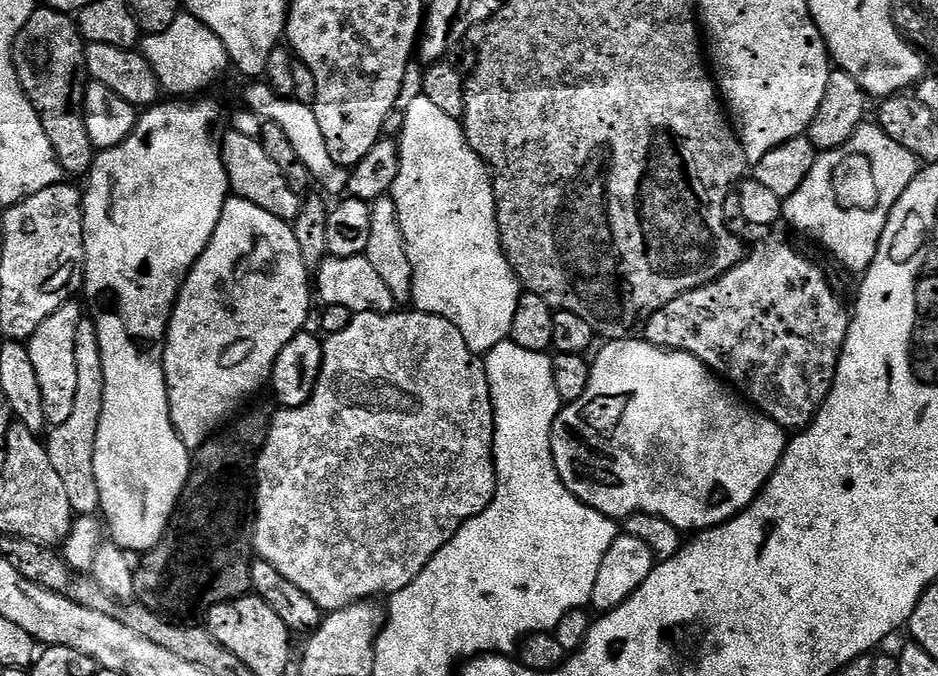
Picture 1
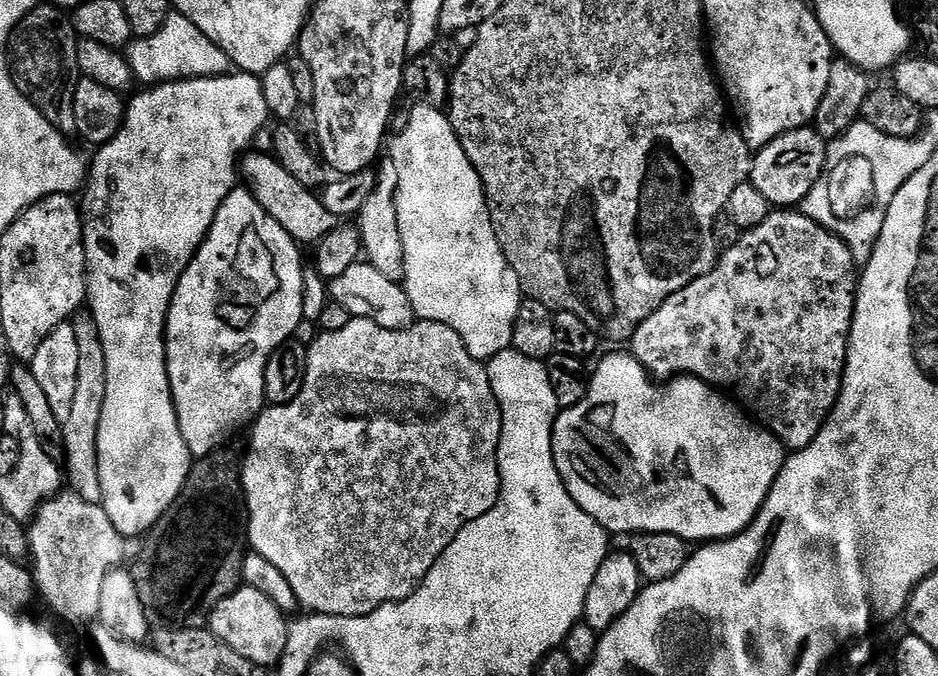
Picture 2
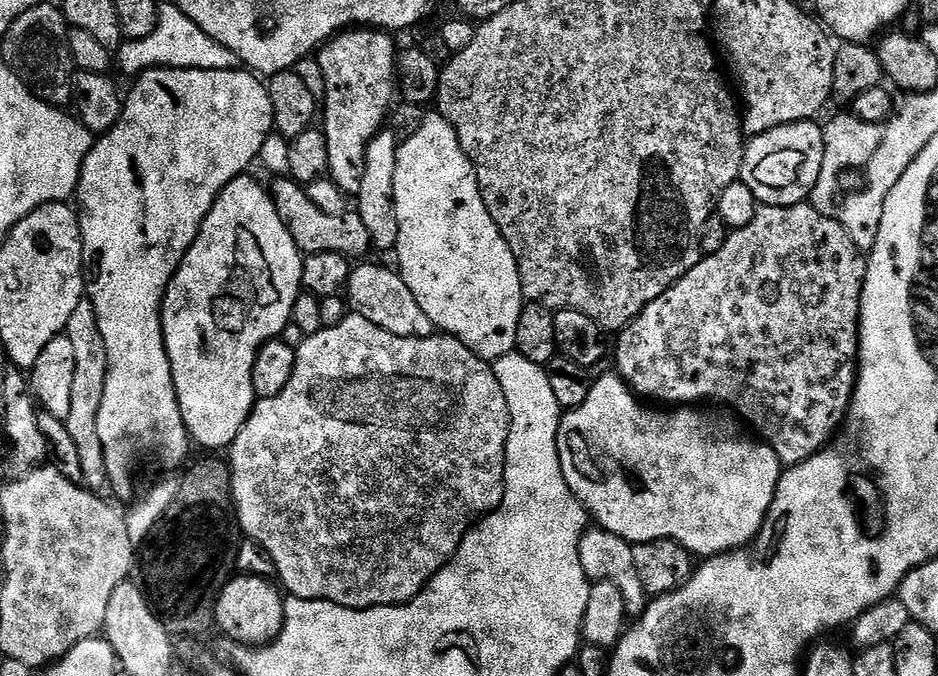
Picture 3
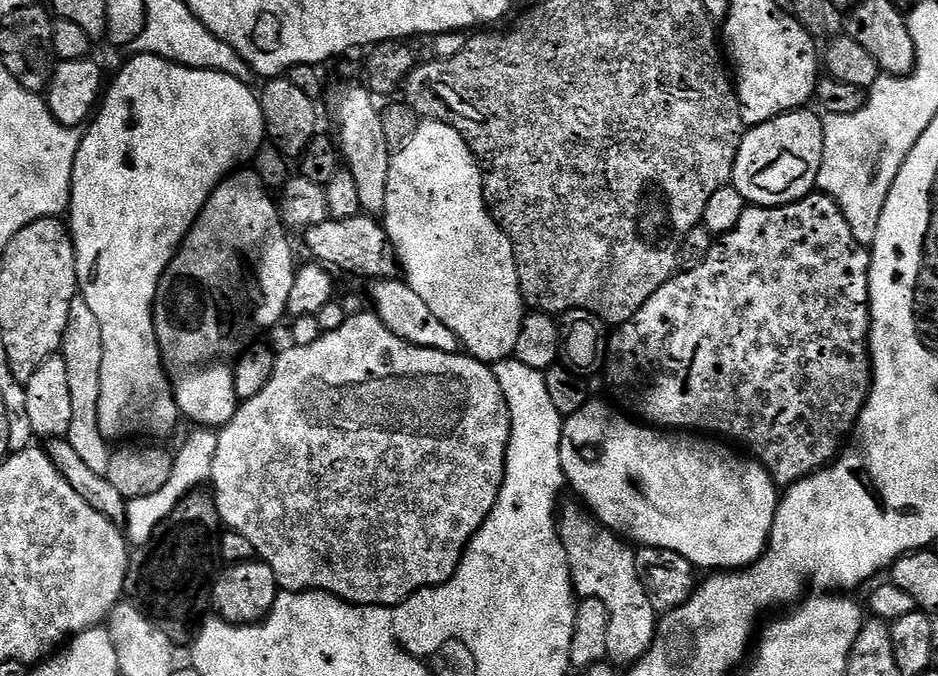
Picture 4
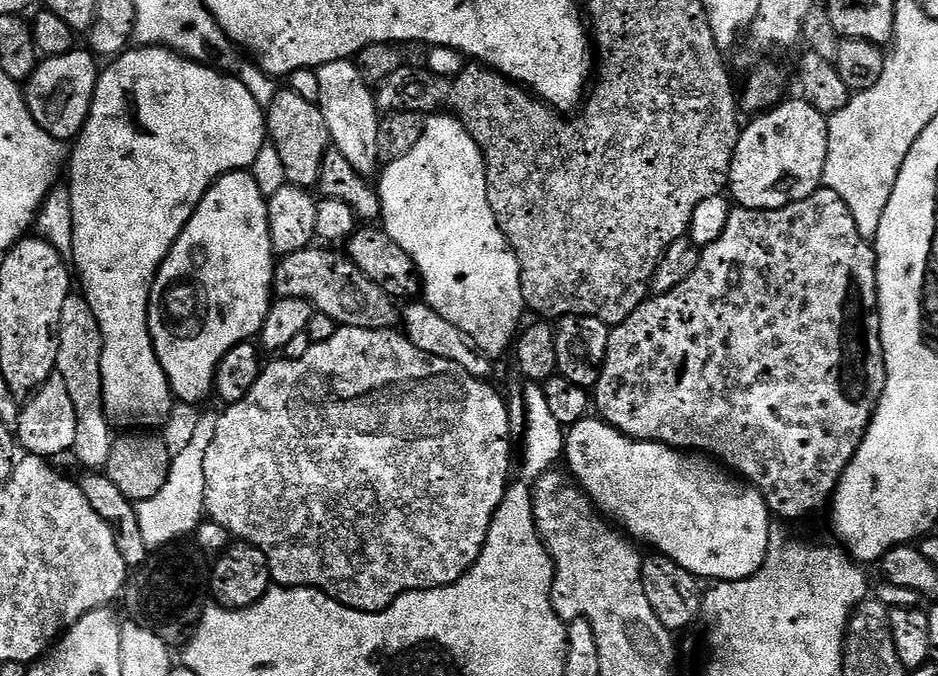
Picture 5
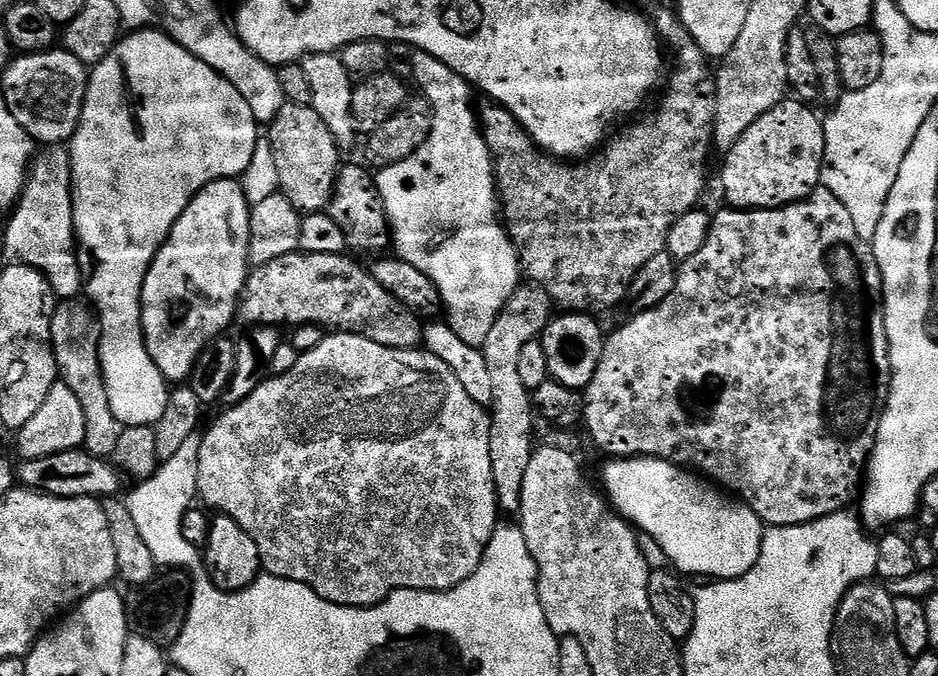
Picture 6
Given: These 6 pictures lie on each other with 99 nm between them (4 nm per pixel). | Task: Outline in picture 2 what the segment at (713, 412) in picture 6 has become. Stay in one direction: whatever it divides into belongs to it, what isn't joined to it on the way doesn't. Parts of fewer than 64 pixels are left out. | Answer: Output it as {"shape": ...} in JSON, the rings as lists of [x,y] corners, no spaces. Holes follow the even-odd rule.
{"shape":[[[772,210],[762,223],[747,229],[738,242],[727,245],[719,253],[716,265],[706,275],[690,282],[690,286],[678,290],[670,298],[666,298],[666,302],[662,302],[662,306],[658,306],[658,310],[654,310],[650,318],[642,321],[636,333],[632,335],[630,352],[653,378],[697,376],[699,380],[705,380],[713,388],[723,390],[768,431],[776,435],[785,449],[799,450],[814,442],[814,438],[822,430],[828,415],[832,413],[833,406],[836,405],[836,400],[840,397],[844,367],[848,361],[848,336],[852,332],[852,315],[856,309],[857,291],[858,265],[854,262],[846,242],[842,242],[842,238],[838,238],[830,230],[826,230],[818,222],[805,216],[803,211]]]}

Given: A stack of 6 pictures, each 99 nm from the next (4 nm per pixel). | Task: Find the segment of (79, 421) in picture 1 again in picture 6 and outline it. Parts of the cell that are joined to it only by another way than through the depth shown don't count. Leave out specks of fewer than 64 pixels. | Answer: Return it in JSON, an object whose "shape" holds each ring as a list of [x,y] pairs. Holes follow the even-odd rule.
{"shape":[[[68,298],[57,303],[56,313],[52,315],[52,349],[56,355],[56,370],[59,379],[74,393],[74,400],[82,405],[82,414],[86,417],[86,438],[83,447],[91,456],[112,458],[115,446],[122,431],[118,418],[114,418],[114,410],[110,410],[110,398],[106,394],[104,371],[100,365],[100,322],[97,313],[87,303],[79,304],[76,298]]]}

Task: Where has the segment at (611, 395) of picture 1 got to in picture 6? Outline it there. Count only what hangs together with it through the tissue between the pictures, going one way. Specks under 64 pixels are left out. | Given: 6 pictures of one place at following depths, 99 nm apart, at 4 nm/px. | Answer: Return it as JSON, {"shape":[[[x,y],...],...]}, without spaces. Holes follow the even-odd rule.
{"shape":[[[633,456],[612,458],[607,463],[604,468],[603,491],[611,507],[643,535],[654,538],[654,542],[662,546],[666,558],[677,573],[689,572],[692,576],[736,580],[740,576],[745,576],[754,566],[754,562],[758,562],[766,525],[743,500],[729,498],[723,491],[705,483],[697,473],[665,460],[655,460],[649,456]]]}

